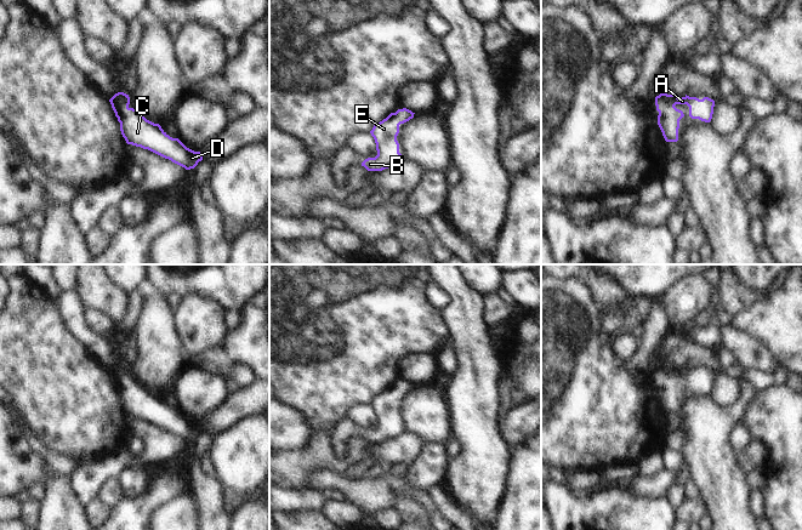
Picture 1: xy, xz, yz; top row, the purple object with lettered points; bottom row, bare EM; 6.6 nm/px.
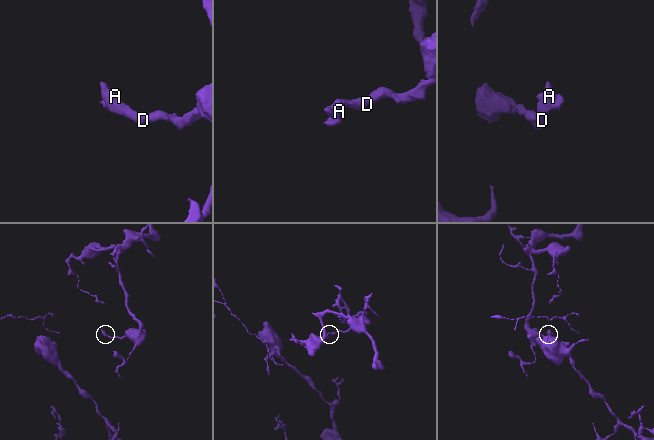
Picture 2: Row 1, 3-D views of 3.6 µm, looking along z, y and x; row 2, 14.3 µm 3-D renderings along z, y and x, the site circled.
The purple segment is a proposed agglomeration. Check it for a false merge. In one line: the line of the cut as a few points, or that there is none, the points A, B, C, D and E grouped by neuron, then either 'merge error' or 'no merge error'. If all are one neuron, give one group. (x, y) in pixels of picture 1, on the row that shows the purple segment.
no cut; A B C D E; no merge error

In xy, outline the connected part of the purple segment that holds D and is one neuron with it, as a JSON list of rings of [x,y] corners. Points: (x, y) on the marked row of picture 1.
[[[118,92],[109,102],[127,144],[148,149],[186,170],[194,169],[203,160],[200,152],[187,148],[178,138],[170,137],[159,124],[147,120],[140,112],[130,108],[129,95]]]

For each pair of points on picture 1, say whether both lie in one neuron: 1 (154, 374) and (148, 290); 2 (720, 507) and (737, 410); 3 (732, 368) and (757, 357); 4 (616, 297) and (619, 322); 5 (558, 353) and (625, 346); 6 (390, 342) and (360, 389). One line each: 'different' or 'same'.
1: same
2: same
3: different
4: different
5: different
6: same

